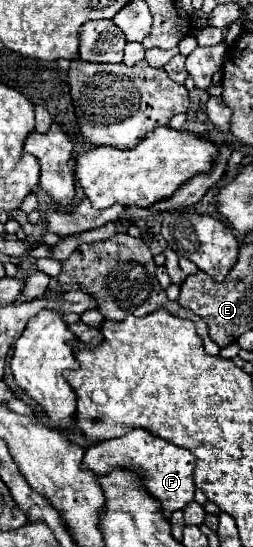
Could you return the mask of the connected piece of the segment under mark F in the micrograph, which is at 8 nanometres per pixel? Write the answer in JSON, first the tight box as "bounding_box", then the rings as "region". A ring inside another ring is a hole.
{"bounding_box":[84,430,196,520],"region":[[[132,430],[120,438],[94,444],[84,454],[84,468],[92,470],[96,476],[106,476],[116,468],[134,470],[142,478],[146,492],[160,502],[162,516],[166,520],[172,516],[172,512],[186,508],[194,500],[194,492],[196,492],[192,478],[194,466],[196,466],[196,456],[192,456],[192,452],[168,444],[162,438],[152,436],[148,430]]]}

